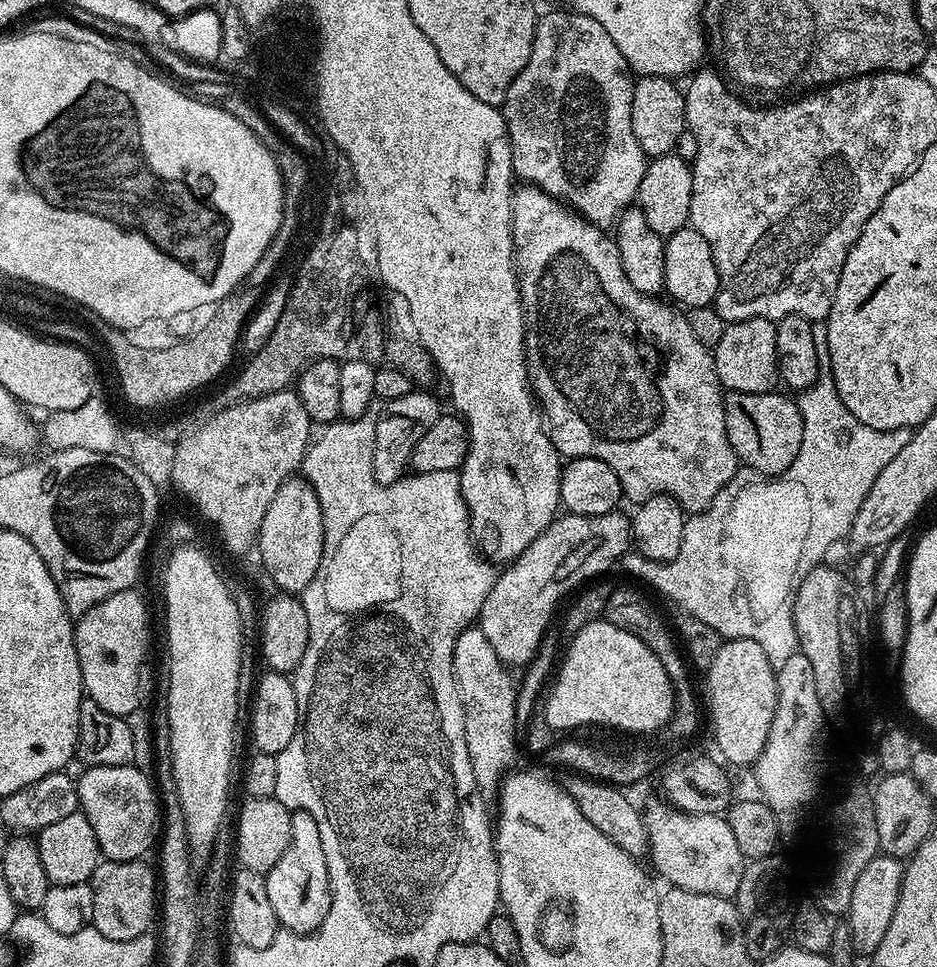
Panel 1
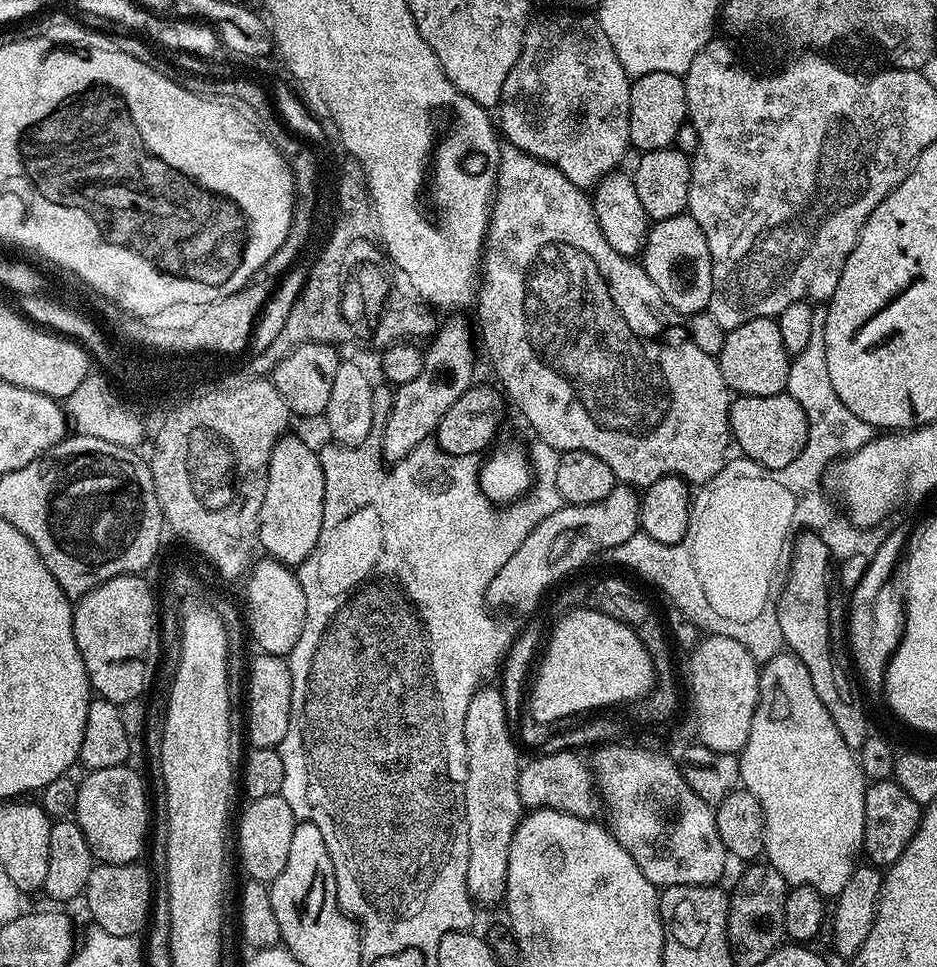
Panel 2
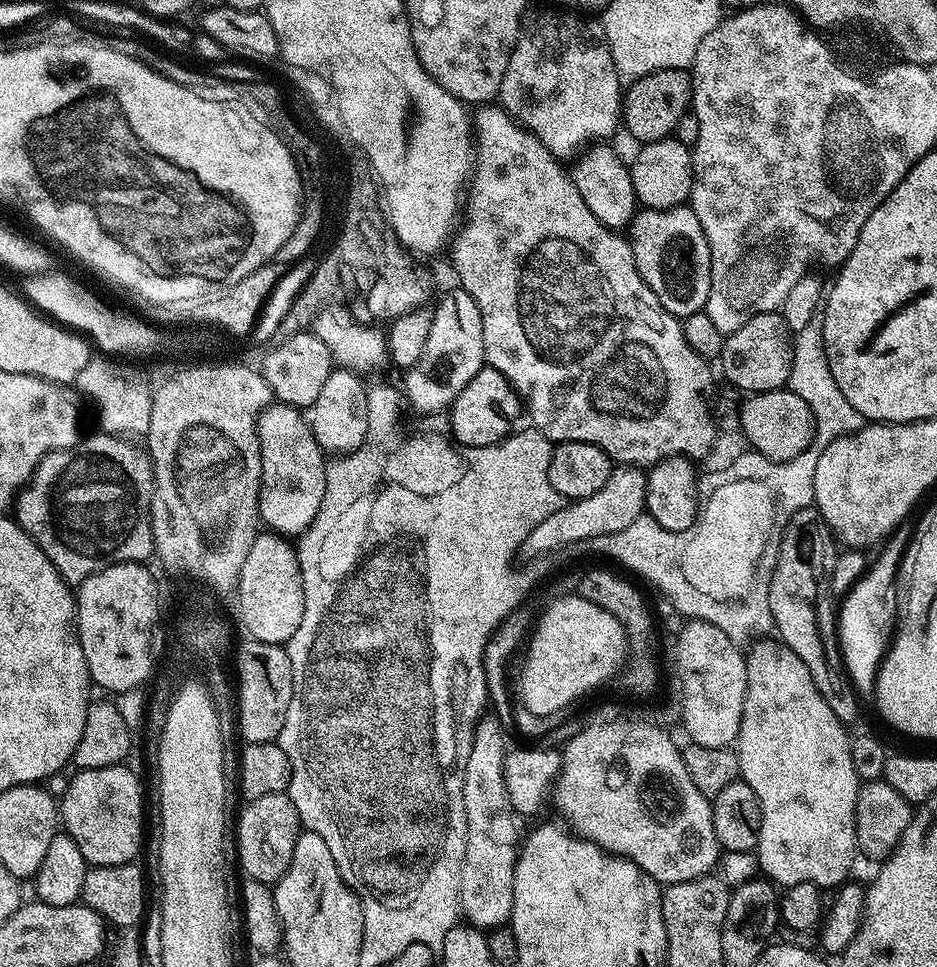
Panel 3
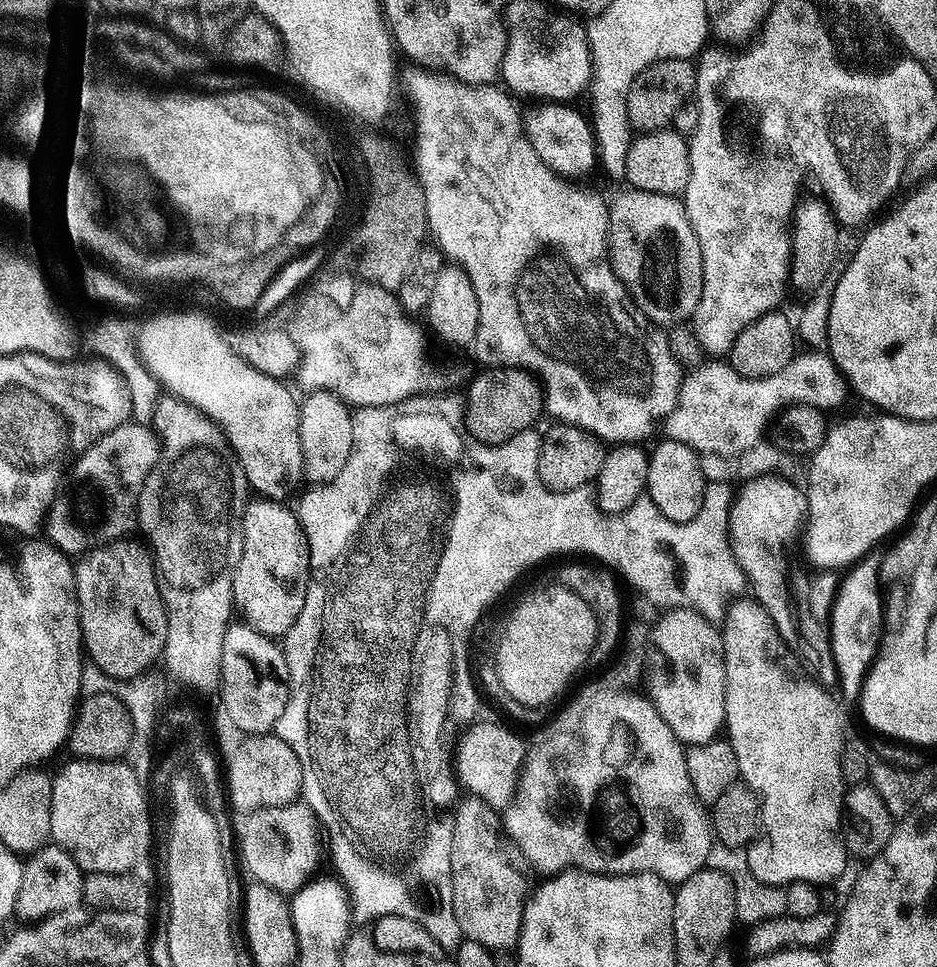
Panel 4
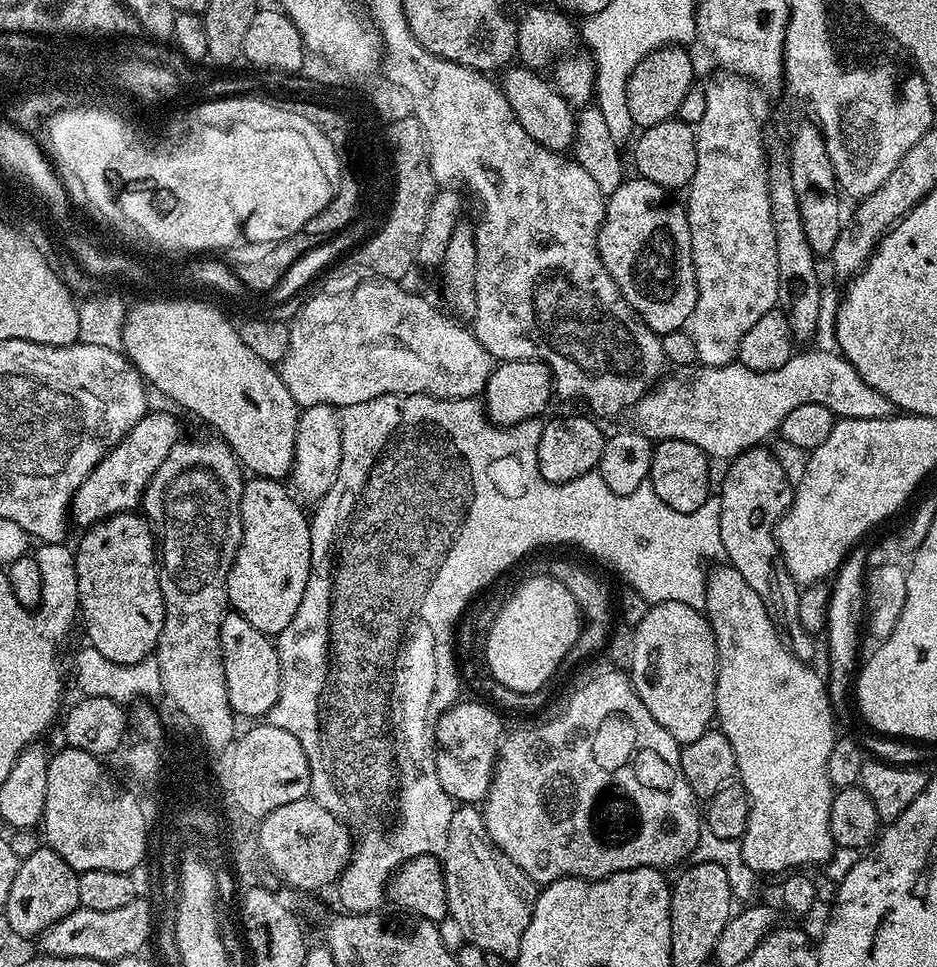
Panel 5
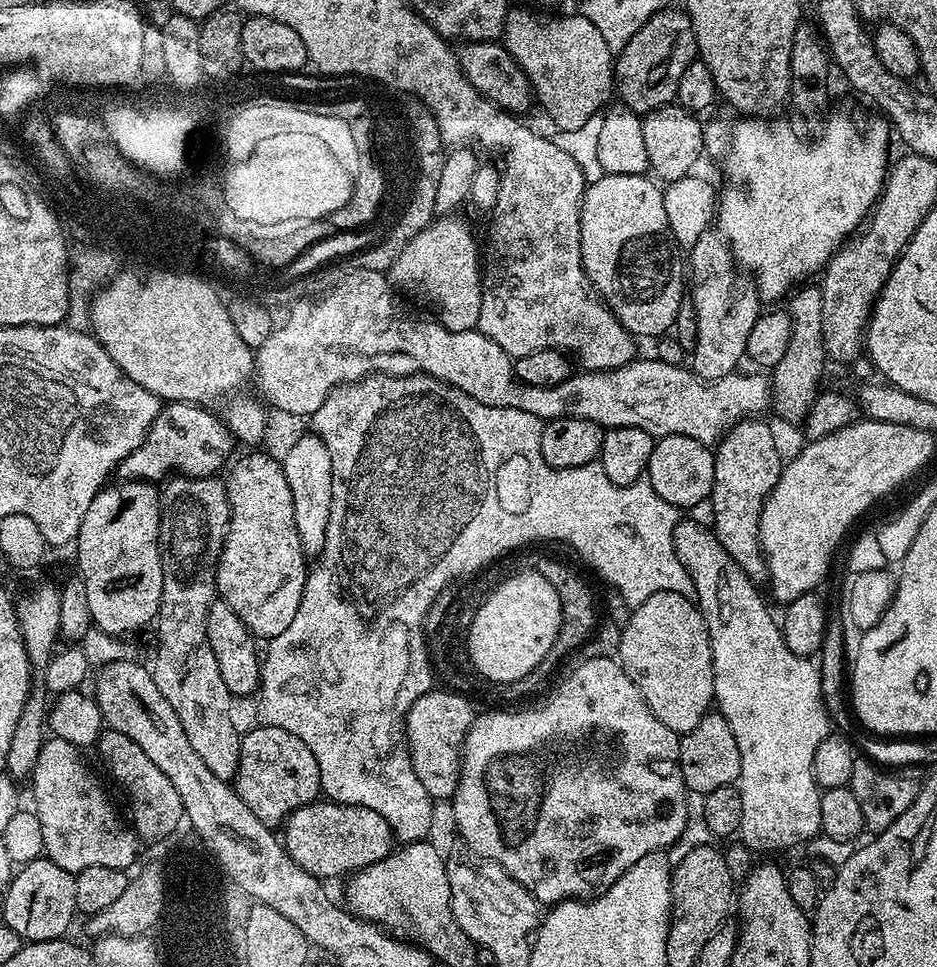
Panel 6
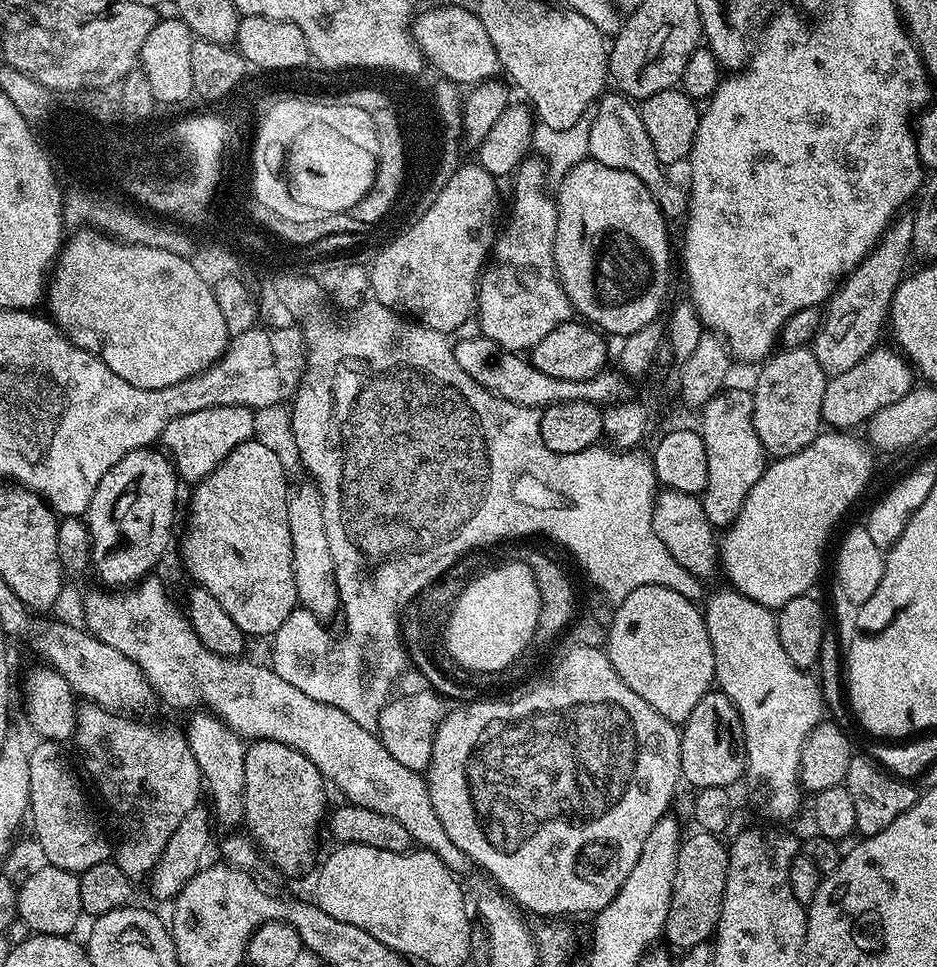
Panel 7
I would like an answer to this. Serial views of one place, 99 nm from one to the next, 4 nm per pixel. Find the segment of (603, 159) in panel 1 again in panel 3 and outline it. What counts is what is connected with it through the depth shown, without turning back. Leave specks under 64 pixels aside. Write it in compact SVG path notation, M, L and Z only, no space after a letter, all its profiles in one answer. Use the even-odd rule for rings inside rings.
M536 8L533 12L532 9L525 11L521 16L518 38L502 78L498 100L504 111L516 123L534 133L553 156L565 158L568 155L571 157L589 142L603 141L618 128L622 120L622 82L612 62L608 43L604 40L603 27L597 21L595 24L592 20L583 20L583 15L568 10L559 11Z

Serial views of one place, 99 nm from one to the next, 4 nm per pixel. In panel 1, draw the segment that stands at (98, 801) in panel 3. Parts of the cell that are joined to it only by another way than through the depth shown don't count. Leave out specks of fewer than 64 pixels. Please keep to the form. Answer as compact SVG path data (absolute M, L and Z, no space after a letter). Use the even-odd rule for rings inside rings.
M131 764L85 767L83 771L76 786L80 796L79 811L84 813L90 826L94 826L101 857L106 860L147 857L158 836L158 792L149 773L133 768Z

